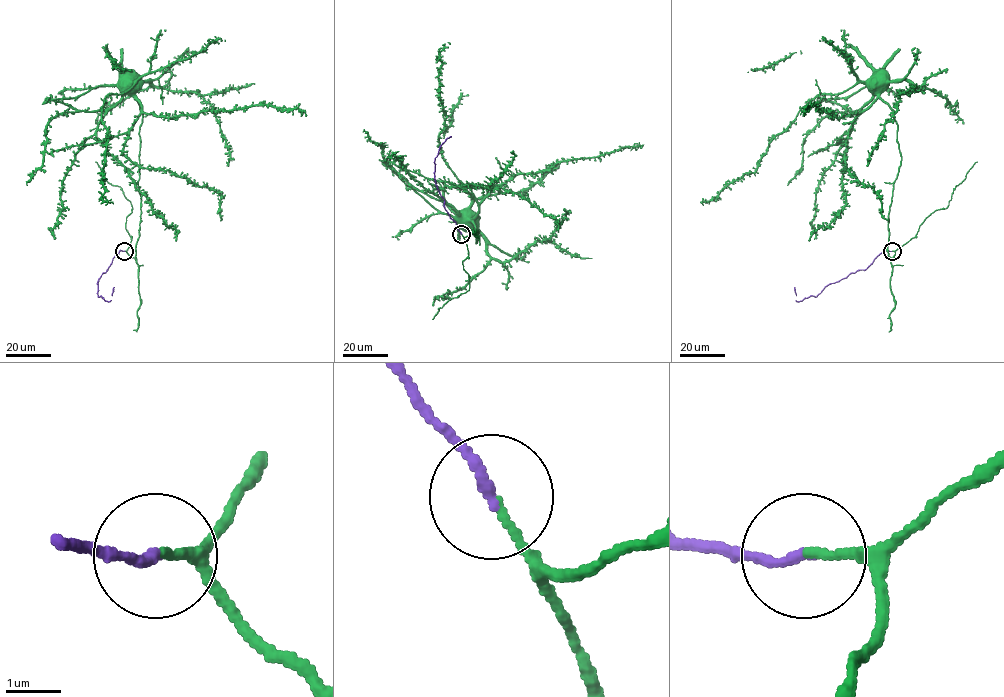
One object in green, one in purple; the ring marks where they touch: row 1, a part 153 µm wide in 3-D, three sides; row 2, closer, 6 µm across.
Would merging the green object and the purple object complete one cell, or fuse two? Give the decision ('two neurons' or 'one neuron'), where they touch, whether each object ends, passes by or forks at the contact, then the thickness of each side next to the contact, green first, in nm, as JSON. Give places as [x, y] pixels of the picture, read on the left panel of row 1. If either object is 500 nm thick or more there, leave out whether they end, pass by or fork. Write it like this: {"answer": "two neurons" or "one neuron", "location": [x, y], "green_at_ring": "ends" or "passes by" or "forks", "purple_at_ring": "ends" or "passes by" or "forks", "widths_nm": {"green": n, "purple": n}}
{"answer": "one neuron", "location": [124, 251], "green_at_ring": "ends", "purple_at_ring": "ends", "widths_nm": {"green": 130, "purple": 190}}

